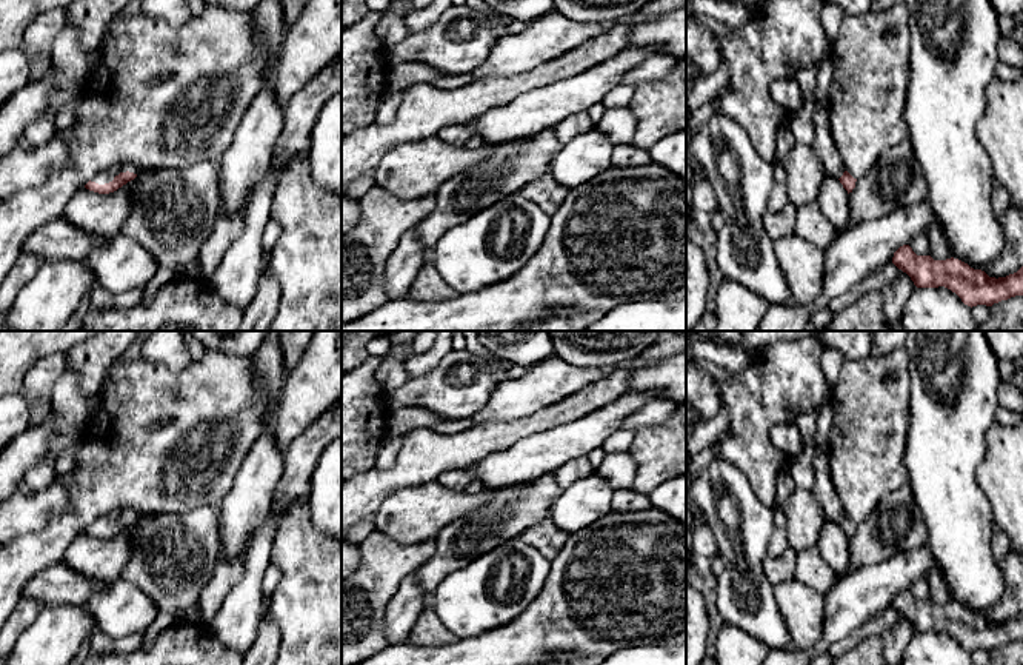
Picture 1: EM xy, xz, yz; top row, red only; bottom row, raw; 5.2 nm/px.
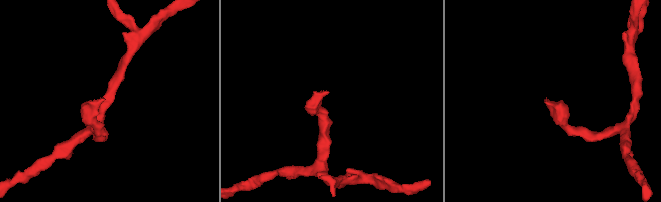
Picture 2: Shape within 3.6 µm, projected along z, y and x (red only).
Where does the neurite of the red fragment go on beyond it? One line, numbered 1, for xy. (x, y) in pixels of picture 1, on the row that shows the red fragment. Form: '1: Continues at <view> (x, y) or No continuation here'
1: Continues at xy (102, 177)

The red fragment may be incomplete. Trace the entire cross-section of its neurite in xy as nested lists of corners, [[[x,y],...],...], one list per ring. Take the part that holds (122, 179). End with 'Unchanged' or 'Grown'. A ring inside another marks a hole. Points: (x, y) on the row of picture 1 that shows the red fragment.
[[[123,163],[95,174],[85,188],[98,194],[109,194],[137,177],[138,171],[131,163]]]. Grown

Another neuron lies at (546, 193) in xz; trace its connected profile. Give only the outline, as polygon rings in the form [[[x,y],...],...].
[[[546,172],[543,177],[525,185],[520,194],[526,200],[538,205],[540,209],[551,217],[558,211],[569,191],[571,189],[558,183],[551,172]]]

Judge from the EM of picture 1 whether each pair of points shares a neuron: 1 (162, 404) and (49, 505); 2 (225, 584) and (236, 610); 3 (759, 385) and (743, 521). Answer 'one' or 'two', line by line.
1: two
2: two
3: two

